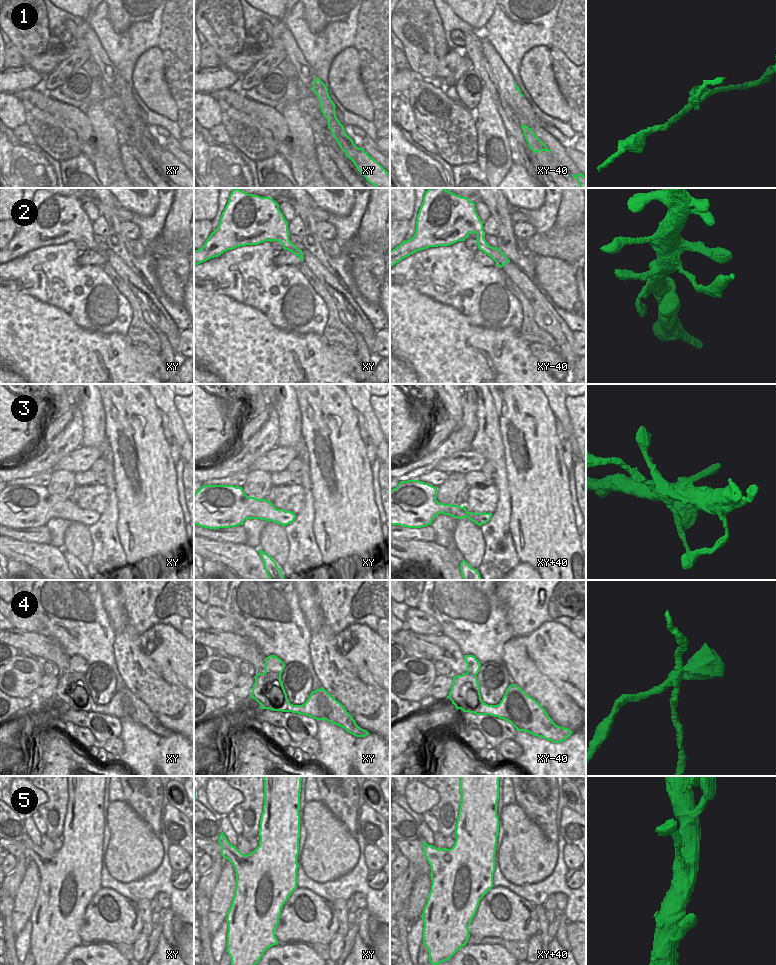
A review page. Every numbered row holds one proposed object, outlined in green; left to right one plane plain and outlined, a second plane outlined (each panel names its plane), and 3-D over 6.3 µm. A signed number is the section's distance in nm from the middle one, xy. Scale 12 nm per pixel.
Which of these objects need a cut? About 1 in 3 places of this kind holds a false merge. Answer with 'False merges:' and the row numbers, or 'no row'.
False merges: 1, 2, 4

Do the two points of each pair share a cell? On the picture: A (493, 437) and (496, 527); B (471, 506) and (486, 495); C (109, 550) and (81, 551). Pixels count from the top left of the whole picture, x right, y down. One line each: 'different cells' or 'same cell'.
A: same cell
B: same cell
C: different cells

